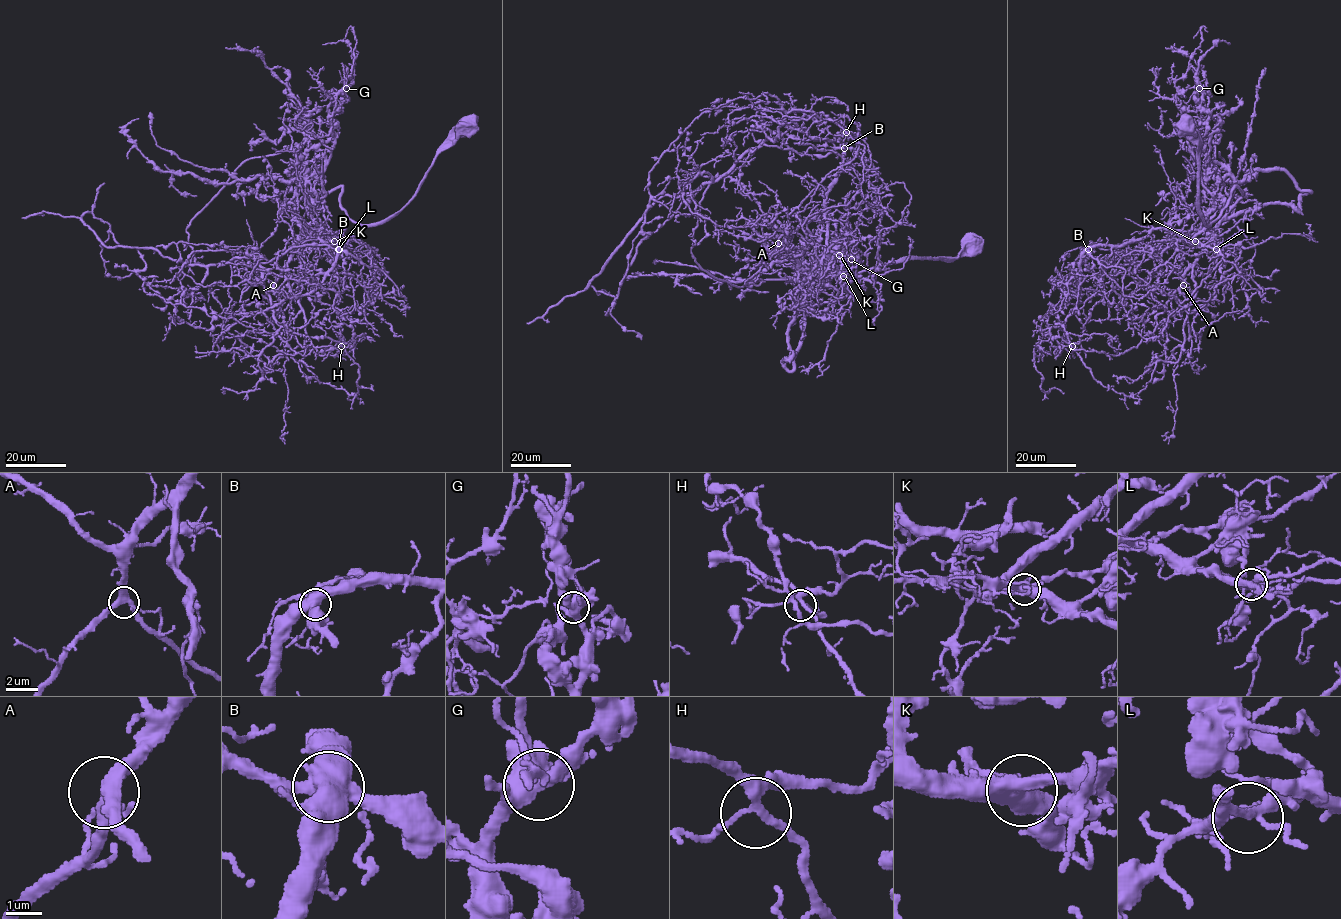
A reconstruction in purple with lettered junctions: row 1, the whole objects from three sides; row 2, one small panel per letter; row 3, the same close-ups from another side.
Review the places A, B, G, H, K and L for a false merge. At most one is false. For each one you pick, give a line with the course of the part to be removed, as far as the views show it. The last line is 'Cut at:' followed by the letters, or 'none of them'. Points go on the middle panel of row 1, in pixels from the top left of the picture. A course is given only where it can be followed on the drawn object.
B: foreign part runs (844, 148), (824, 156), (750, 148), (713, 181), (656, 201), (586, 288), (611, 295), (605, 315), (641, 339)
Cut at: B

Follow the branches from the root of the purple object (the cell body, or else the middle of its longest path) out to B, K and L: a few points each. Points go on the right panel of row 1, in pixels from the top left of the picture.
B: (1186, 130), (1198, 143), (1203, 221), (1219, 216), (1234, 188), (1244, 195), (1213, 228), (1154, 228), (1088, 249)
K: (1186, 130), (1198, 143), (1203, 221), (1219, 216), (1234, 188), (1244, 194), (1209, 238), (1195, 241)
L: (1186, 130), (1198, 143), (1203, 221), (1219, 216), (1234, 188), (1244, 194), (1208, 231), (1216, 249)

